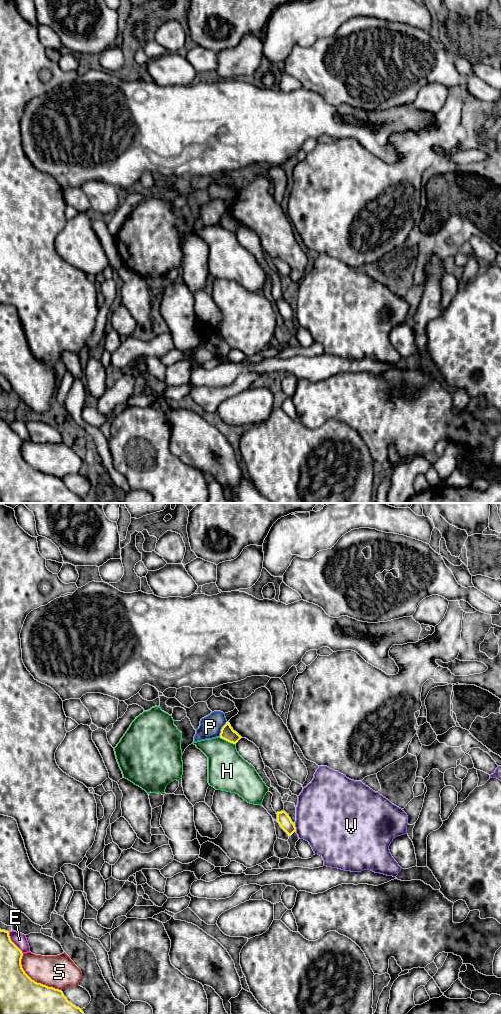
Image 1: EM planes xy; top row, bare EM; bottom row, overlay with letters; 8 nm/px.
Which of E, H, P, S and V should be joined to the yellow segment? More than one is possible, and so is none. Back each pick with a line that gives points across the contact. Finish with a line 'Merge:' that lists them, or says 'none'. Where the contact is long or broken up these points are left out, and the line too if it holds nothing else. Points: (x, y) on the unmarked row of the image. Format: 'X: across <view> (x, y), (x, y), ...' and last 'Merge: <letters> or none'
Merge: none

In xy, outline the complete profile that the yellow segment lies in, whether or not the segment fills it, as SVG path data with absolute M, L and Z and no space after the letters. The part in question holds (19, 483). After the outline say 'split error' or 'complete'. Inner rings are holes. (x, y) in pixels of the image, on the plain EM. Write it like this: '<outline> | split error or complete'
M0 417L0 503L85 503L82 497L67 488L63 480L32 468L21 453L23 441L11 429L9 420Z | complete

